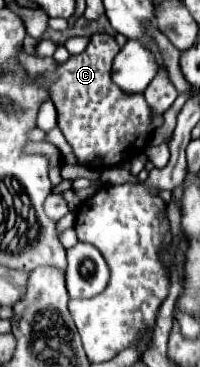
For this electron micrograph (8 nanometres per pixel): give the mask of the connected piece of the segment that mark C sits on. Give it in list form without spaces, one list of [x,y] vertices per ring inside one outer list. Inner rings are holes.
[[[92,35],[90,45],[80,55],[70,55],[66,63],[56,63],[52,57],[38,59],[20,47],[18,63],[22,63],[28,79],[44,87],[56,105],[58,127],[72,145],[80,165],[90,169],[108,169],[132,161],[144,153],[152,133],[152,109],[142,93],[126,93],[112,83],[112,59],[120,47],[112,35]]]

